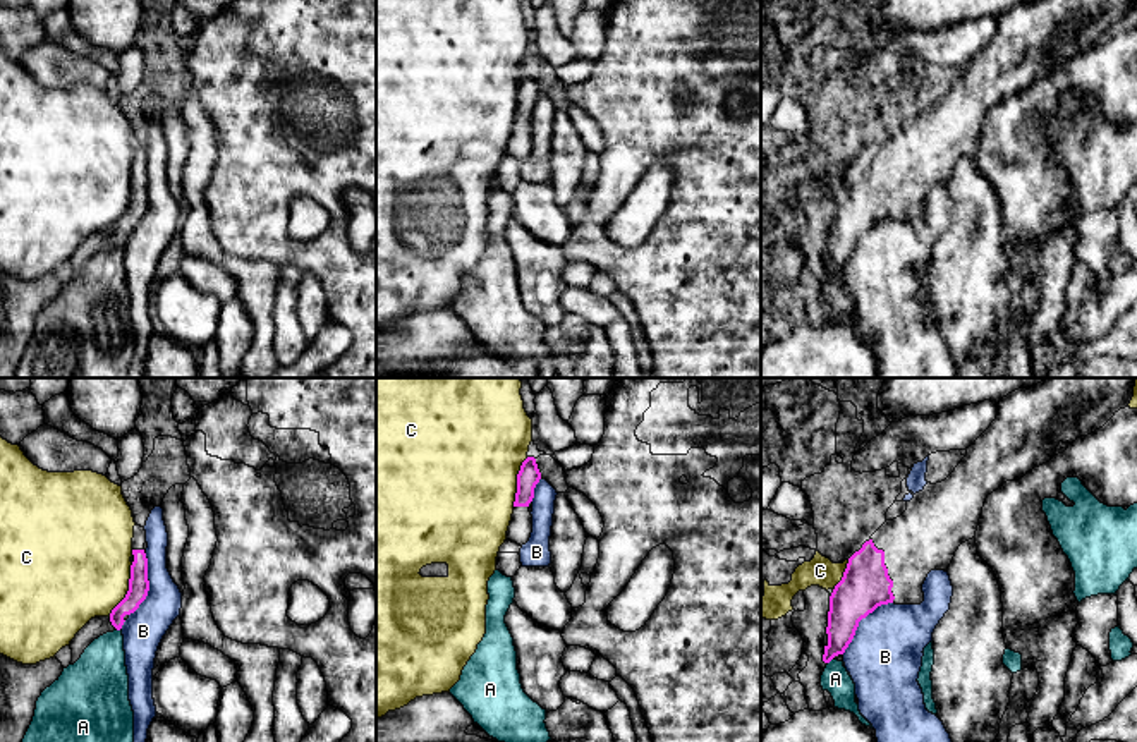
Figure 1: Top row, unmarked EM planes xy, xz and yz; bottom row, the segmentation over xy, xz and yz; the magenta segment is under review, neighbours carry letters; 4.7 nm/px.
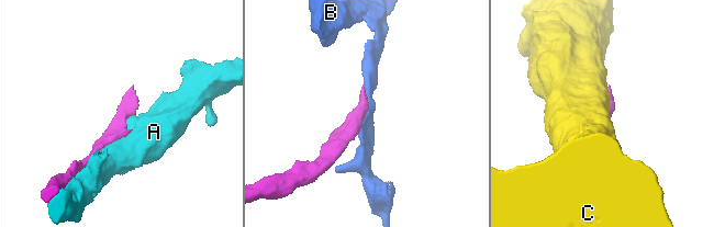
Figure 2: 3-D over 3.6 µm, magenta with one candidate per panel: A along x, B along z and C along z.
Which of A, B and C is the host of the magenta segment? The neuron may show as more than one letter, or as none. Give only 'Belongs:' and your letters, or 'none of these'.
Belongs: none of these

